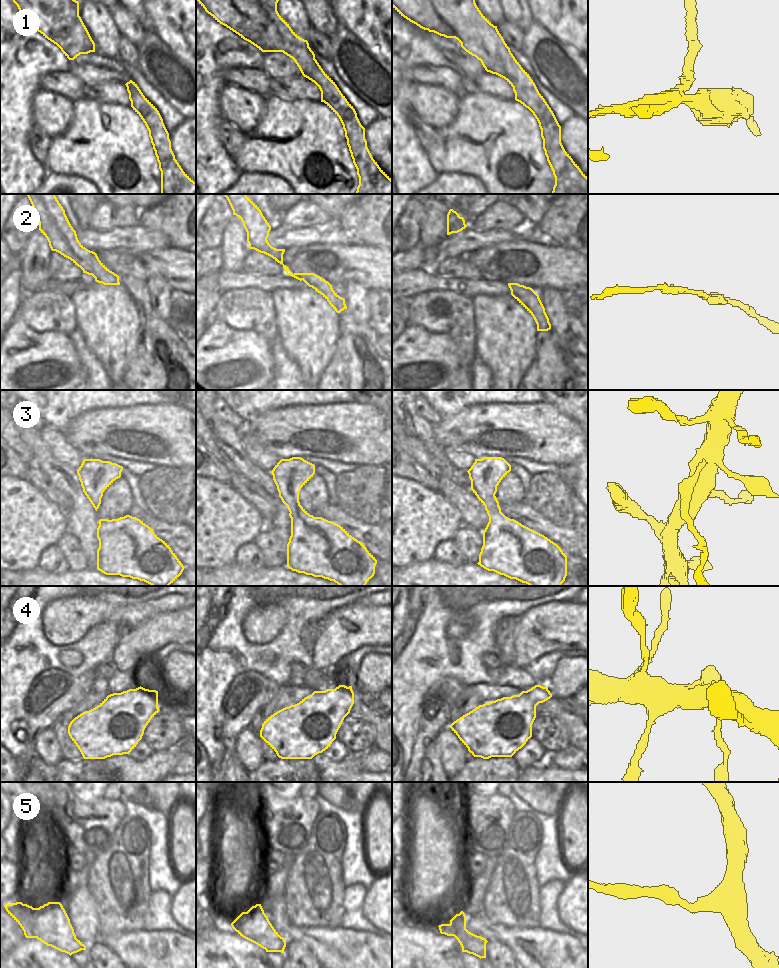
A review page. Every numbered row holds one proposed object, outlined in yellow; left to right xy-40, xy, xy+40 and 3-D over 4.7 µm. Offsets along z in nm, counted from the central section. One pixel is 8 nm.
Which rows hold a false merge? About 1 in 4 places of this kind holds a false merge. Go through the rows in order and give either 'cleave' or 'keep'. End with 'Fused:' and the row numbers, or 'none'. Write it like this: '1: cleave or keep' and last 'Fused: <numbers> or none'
1: cleave
2: keep
3: cleave
4: keep
5: keep
Fused: 1, 3

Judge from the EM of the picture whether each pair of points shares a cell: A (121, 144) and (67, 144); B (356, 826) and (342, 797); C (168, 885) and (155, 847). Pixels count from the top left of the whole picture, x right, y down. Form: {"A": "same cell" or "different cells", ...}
{"A": "same cell", "B": "different cells", "C": "same cell"}

